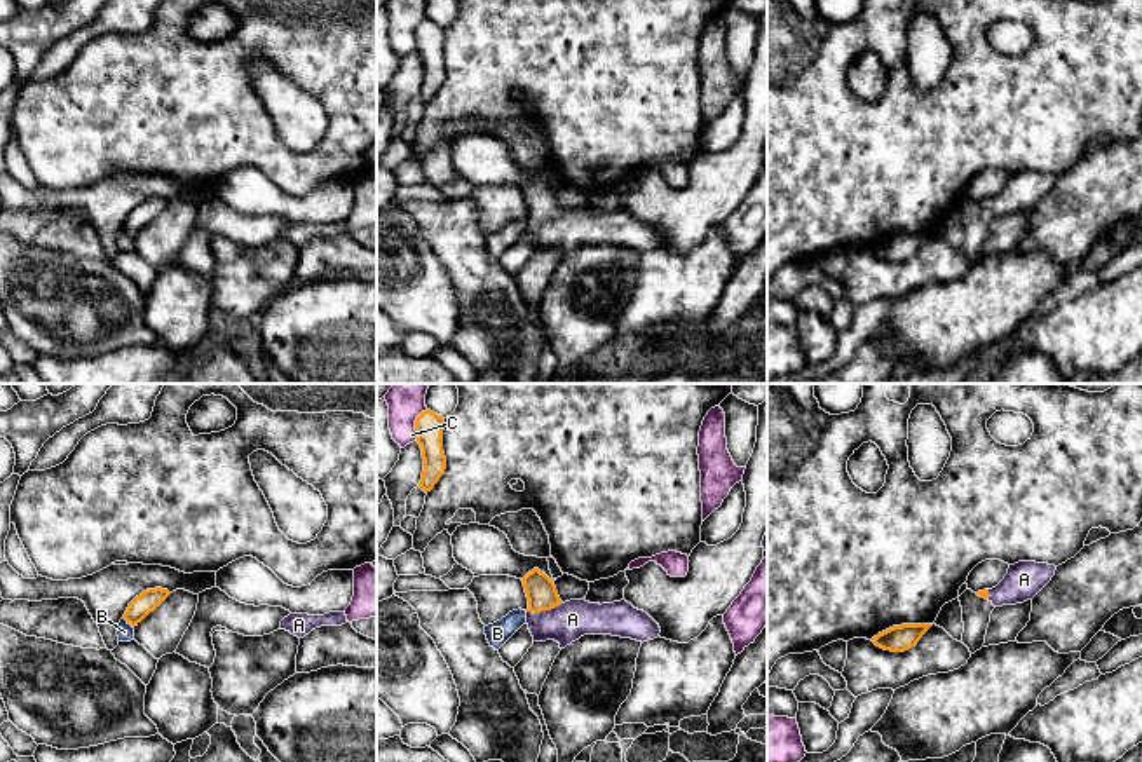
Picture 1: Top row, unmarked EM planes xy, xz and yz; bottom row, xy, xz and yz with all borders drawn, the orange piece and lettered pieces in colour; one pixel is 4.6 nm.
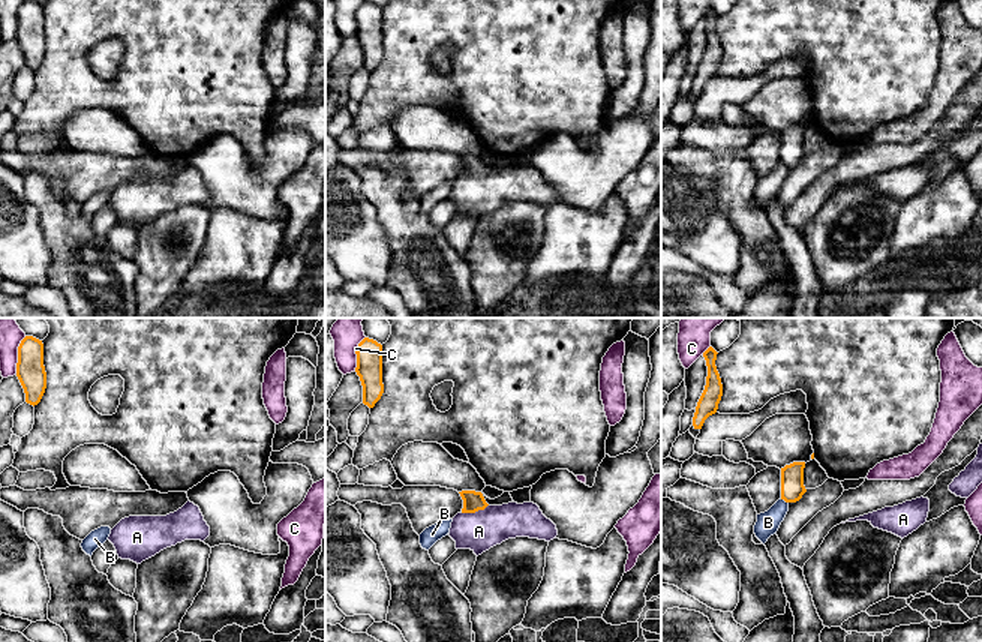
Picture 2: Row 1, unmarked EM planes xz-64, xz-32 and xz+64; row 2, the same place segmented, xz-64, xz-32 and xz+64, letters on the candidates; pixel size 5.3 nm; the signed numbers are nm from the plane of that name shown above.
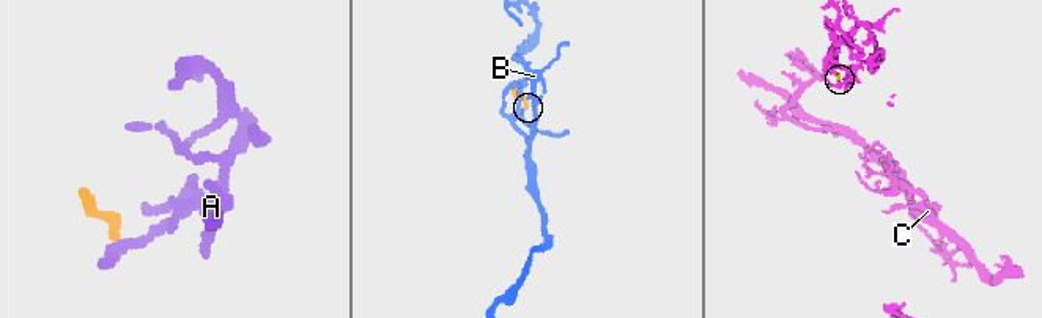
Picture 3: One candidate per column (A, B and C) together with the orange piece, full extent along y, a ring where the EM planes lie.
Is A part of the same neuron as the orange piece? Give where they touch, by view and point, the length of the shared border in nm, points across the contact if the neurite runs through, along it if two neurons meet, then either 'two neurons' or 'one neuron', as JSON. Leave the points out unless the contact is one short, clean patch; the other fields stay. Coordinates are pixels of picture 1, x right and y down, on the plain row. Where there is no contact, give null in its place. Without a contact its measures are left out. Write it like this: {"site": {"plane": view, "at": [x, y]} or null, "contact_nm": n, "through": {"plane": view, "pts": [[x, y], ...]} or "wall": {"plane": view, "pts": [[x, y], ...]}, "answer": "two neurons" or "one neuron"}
{"site": {"plane": "xz", "at": [544, 218]}, "contact_nm": 180, "through": {"plane": "xz", "pts": [[541, 201], [544, 218], [555, 229], [572, 229]]}, "answer": "one neuron"}

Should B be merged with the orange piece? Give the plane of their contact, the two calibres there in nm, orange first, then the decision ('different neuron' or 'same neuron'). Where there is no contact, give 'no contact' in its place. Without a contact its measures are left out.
meets orange in xy; 100 nm thick on the orange side, 80 nm on the other; different neuron

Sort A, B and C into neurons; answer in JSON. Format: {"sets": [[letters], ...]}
{"sets": [["A"], ["B"], ["C"]]}

